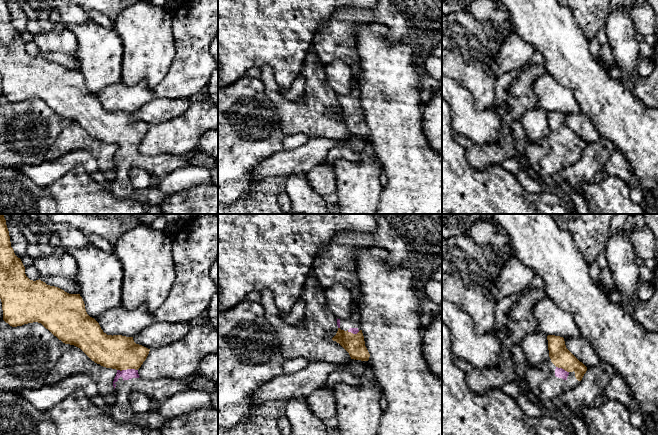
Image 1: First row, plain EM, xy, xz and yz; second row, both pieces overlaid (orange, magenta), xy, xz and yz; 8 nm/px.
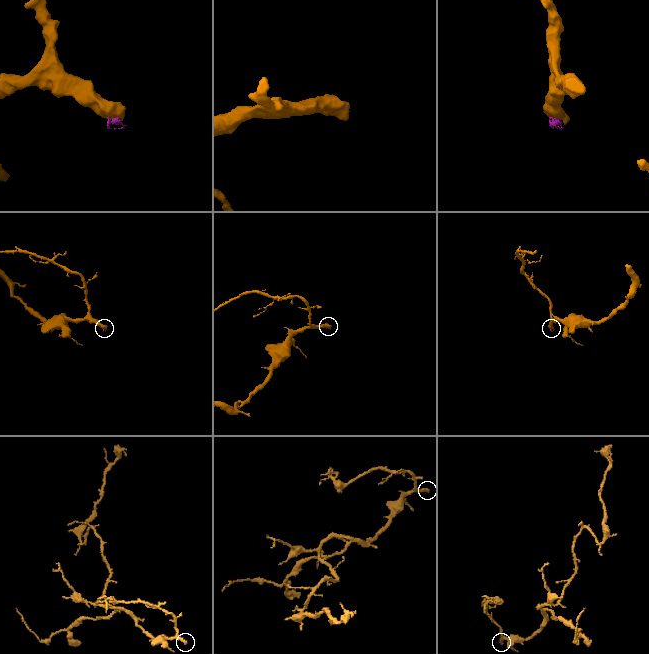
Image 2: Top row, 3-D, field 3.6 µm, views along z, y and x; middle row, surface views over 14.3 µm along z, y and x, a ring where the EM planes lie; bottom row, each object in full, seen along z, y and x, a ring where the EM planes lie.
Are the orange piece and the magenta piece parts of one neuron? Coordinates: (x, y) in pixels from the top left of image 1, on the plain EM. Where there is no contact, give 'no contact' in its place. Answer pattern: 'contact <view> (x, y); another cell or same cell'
contact xy (127, 144); same cell

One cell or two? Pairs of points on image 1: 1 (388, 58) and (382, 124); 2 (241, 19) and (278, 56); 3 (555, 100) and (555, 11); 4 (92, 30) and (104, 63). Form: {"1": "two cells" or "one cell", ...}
{"1": "one cell", "2": "one cell", "3": "two cells", "4": "one cell"}

